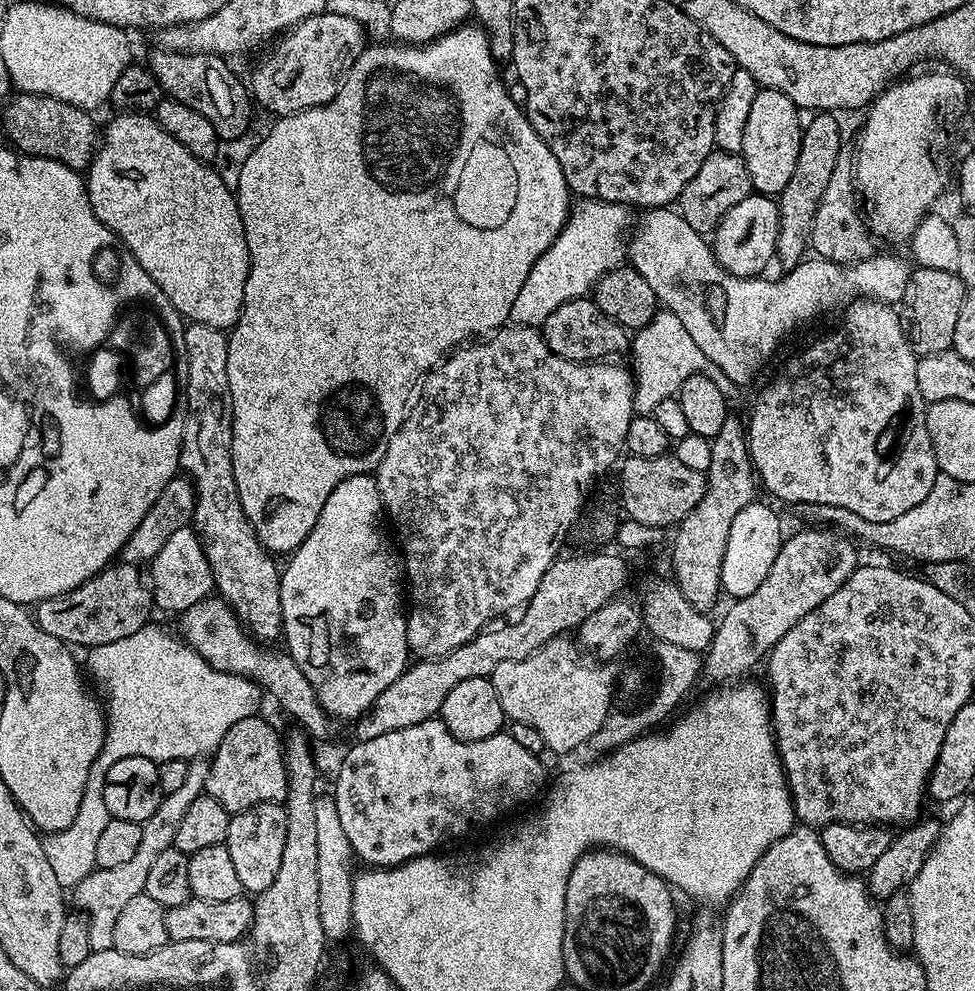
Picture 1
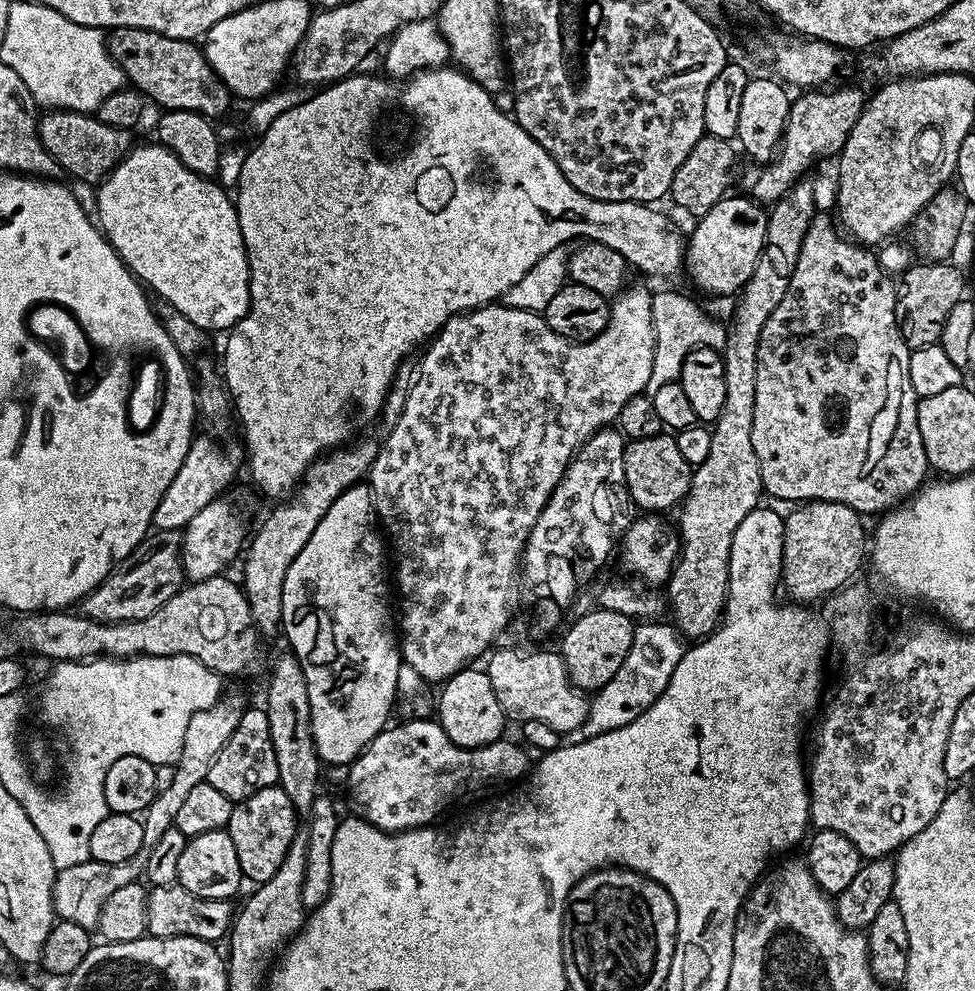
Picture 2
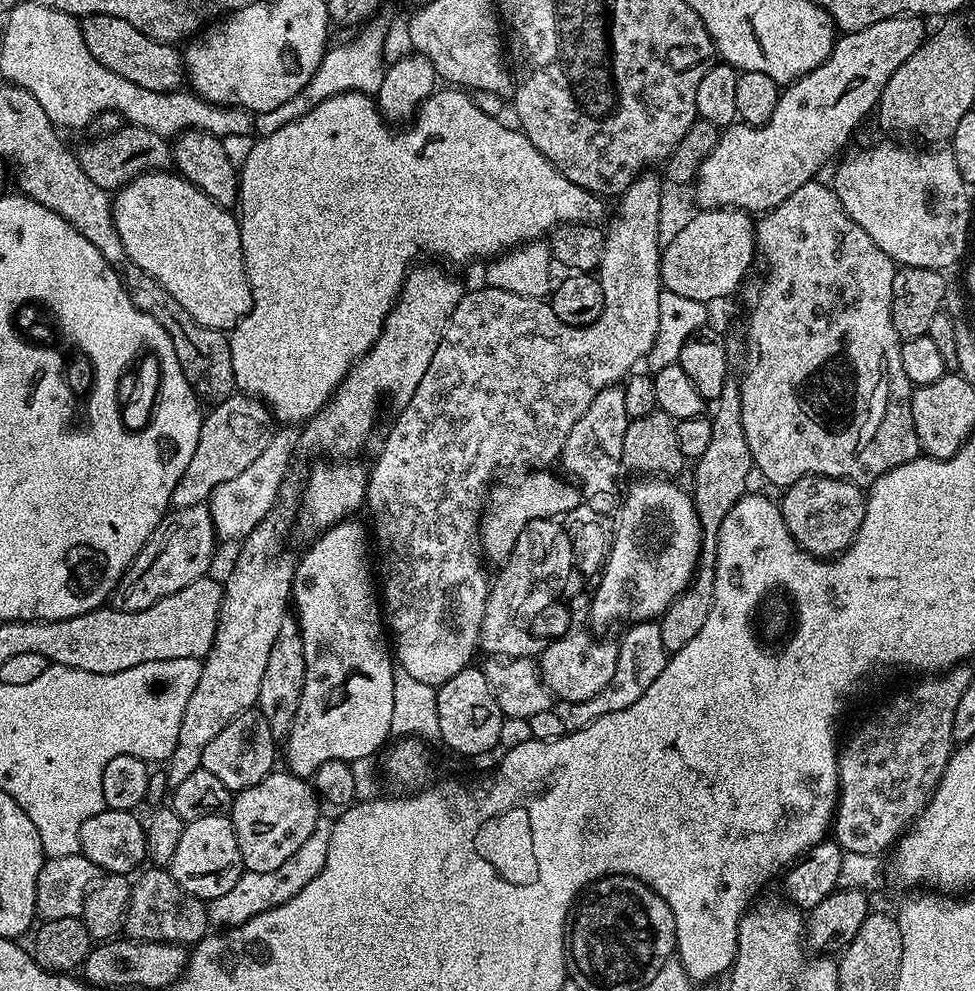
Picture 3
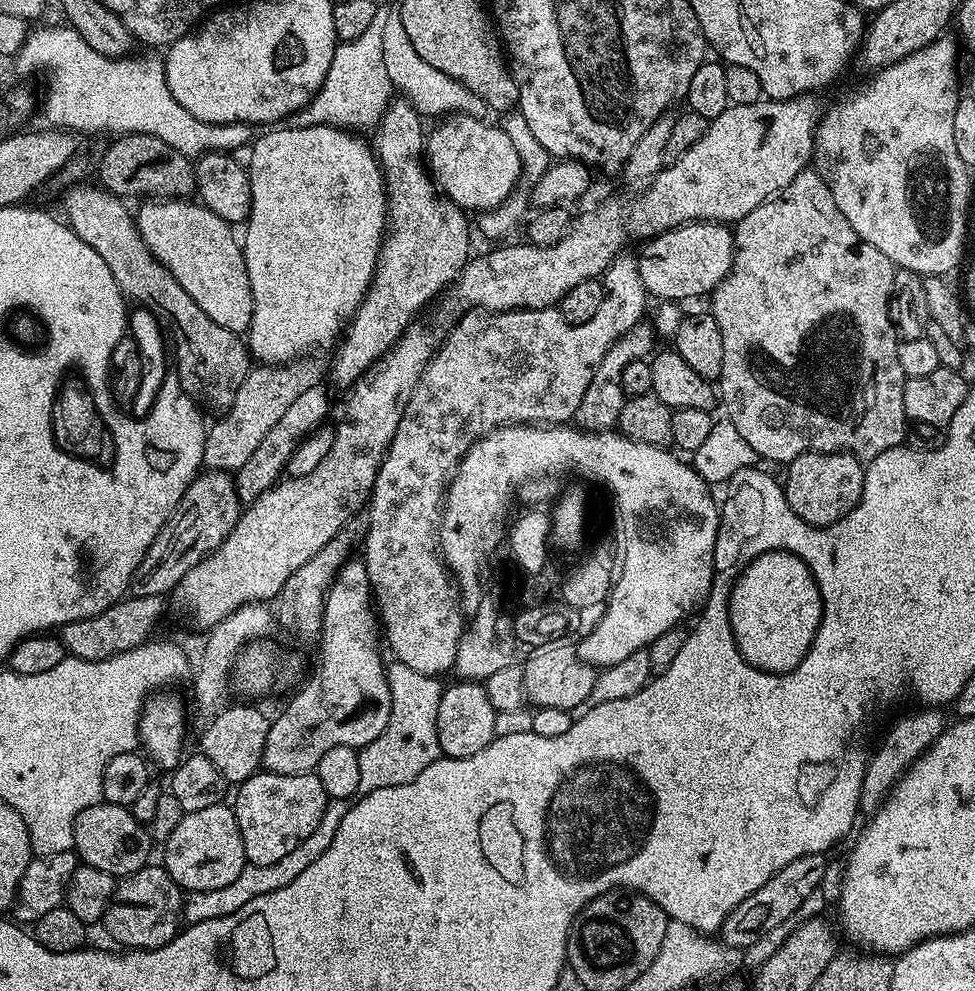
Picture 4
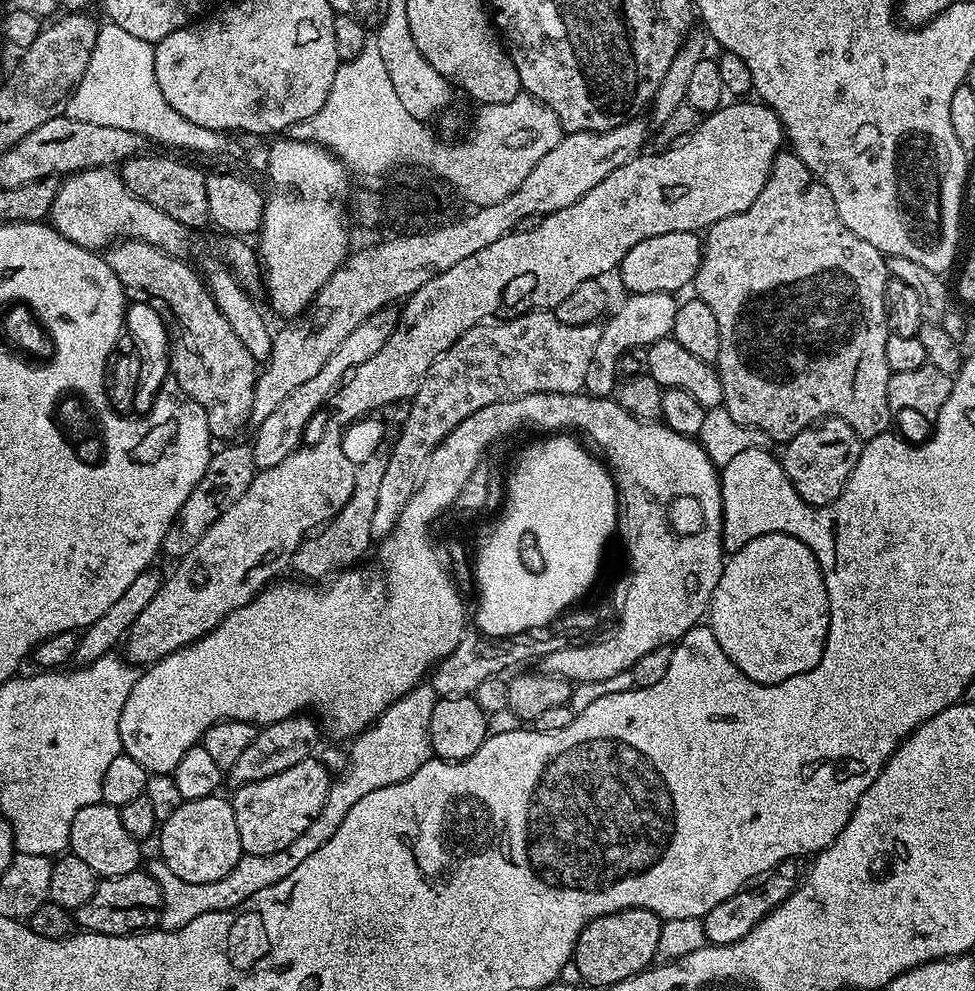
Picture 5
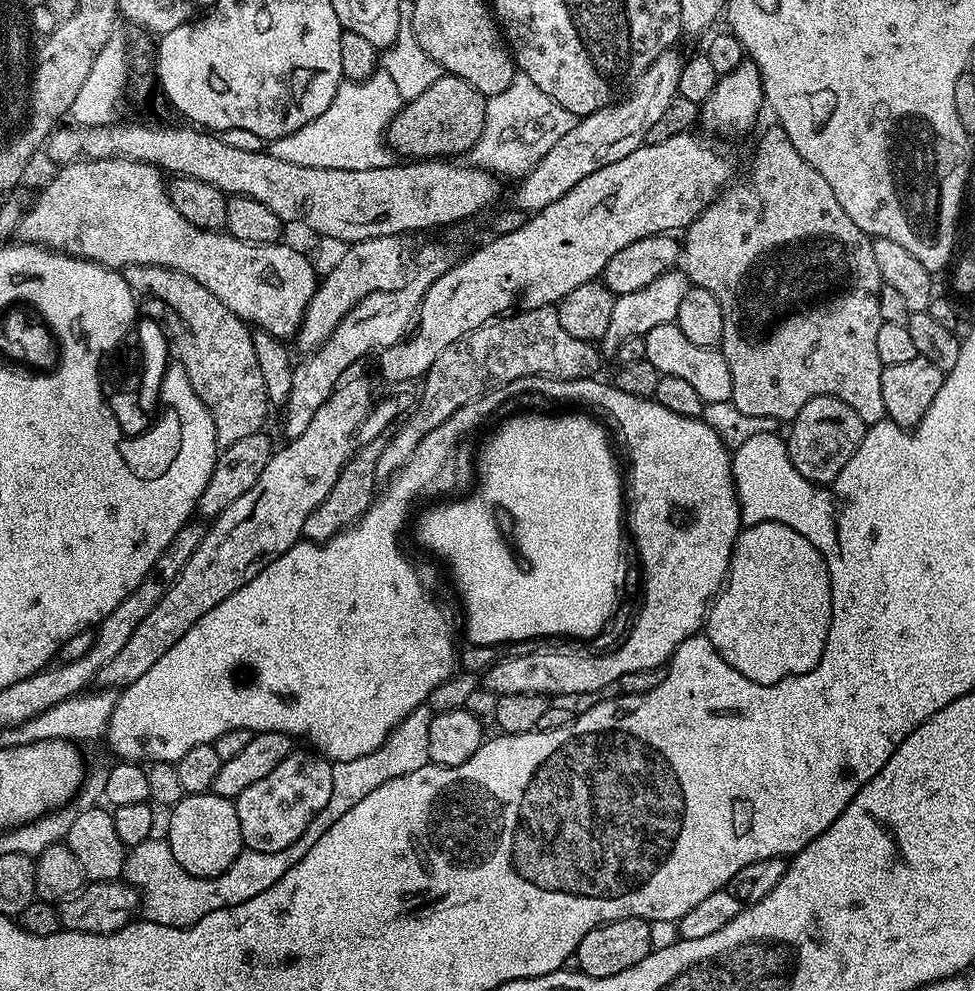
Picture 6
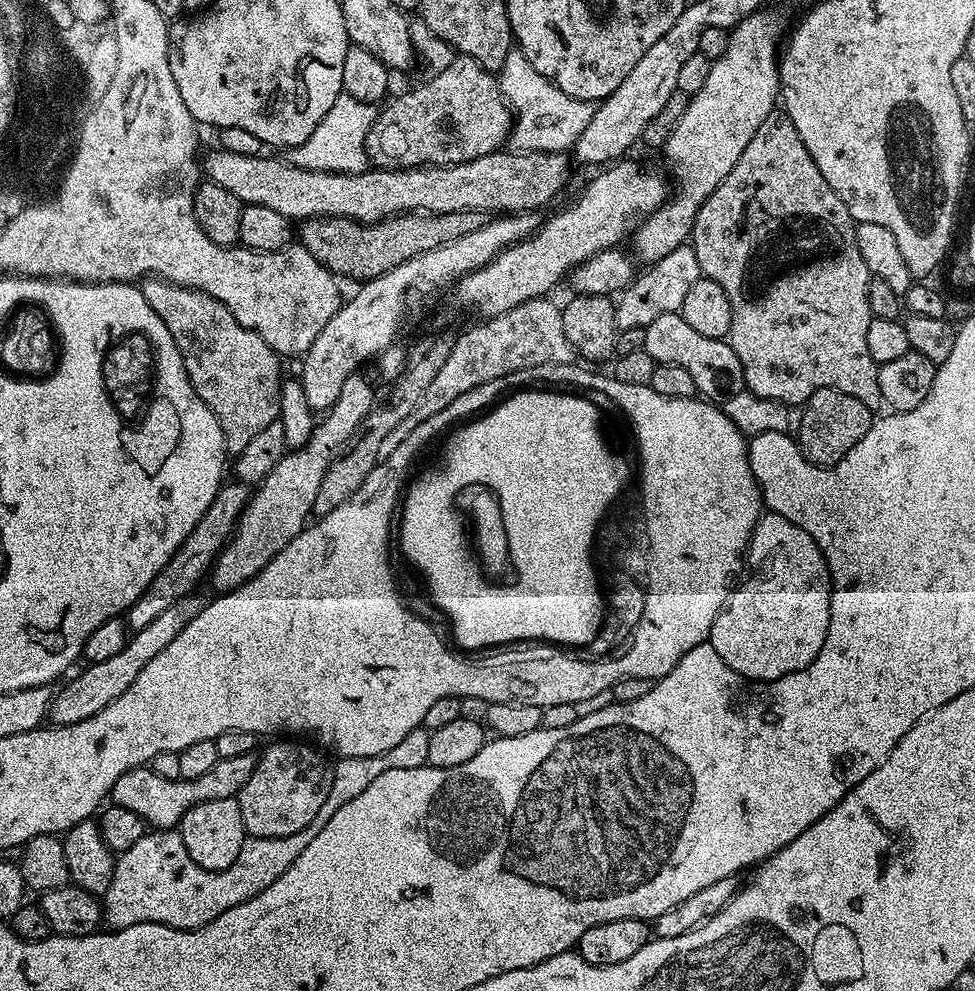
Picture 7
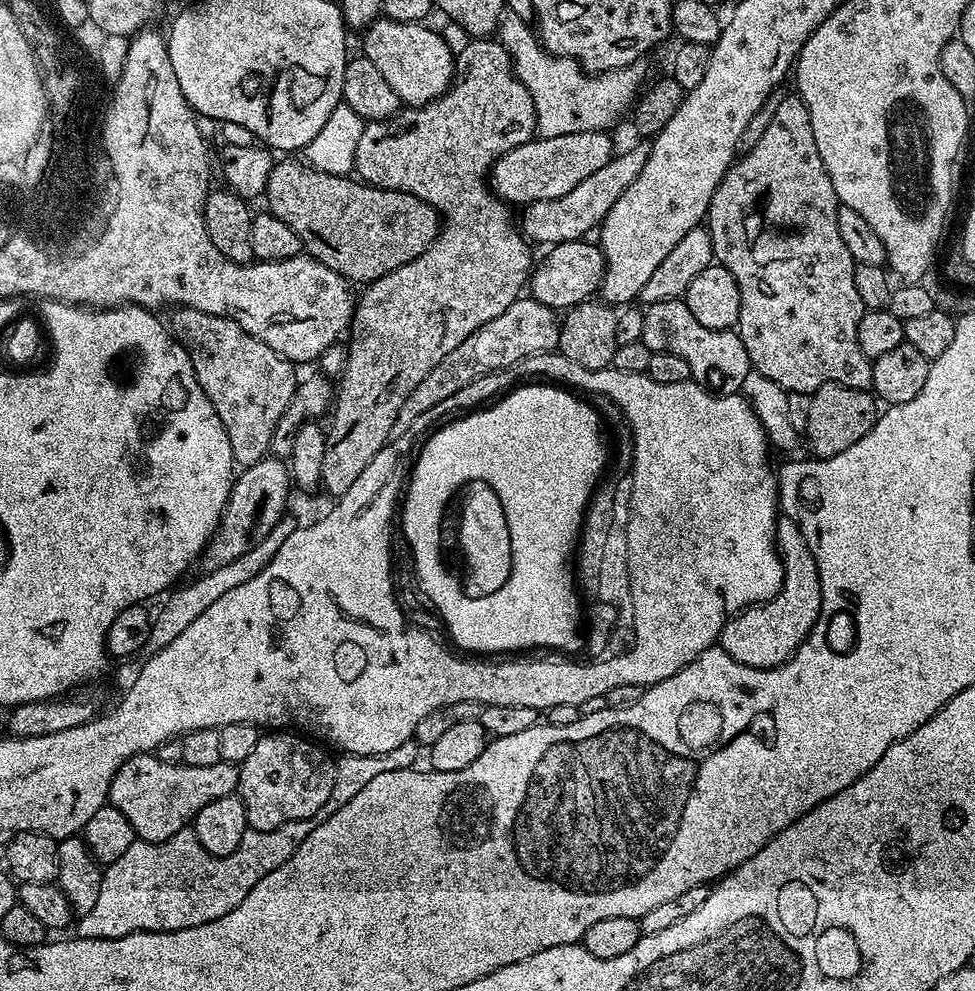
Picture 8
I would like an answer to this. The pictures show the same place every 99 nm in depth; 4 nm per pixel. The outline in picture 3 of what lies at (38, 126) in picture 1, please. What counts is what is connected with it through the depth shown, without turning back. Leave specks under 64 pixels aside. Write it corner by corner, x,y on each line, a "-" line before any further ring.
127,123
116,131
99,135
98,139
77,147
76,153
82,170
90,177
90,182
109,192
120,191
143,172
163,171
171,165
169,141
137,124

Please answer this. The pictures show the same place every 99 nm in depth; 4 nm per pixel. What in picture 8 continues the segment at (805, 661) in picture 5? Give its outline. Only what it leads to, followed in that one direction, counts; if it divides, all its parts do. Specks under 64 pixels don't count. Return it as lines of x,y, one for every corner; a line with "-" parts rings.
784,516
777,521
776,545
784,570
779,594
772,600
741,609
735,616
729,617
718,641
735,661
755,668
775,668
784,664
808,636
821,610
821,580
818,578
817,562
796,520

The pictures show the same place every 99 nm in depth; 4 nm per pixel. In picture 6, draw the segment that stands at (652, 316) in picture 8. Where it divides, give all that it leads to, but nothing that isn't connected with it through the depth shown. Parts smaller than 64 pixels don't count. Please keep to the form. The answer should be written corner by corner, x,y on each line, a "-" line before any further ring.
674,322
654,326
654,330
647,332
643,338
646,342
644,359
662,376
673,376
691,382
695,392
702,394
705,404
731,401
734,378
730,378
730,366
719,348
694,346
694,342
690,342
690,338
686,338
686,334
682,334
682,330

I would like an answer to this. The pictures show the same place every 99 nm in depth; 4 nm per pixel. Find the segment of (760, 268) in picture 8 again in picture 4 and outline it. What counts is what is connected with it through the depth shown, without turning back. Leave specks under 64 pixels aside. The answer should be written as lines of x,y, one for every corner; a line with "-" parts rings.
815,170
800,172
798,178
794,178
794,182
790,182
790,186
782,189
777,196
771,196
765,204
750,210
746,218
735,221
734,239
736,253
732,268
710,294
710,311
718,322
718,330
722,330
722,374
718,381
718,400
728,411
725,412
728,421
734,424
761,461
773,460
780,466
787,466
794,458
807,452
850,452
861,462
867,462
886,450
901,447
905,443
904,435
910,429
910,421
902,402
906,377
902,365
898,363
898,337
892,319
888,317
888,299
896,273
890,258
854,234
854,226
846,222
842,210
838,210
838,202
834,202
834,194
830,194
830,186
826,186

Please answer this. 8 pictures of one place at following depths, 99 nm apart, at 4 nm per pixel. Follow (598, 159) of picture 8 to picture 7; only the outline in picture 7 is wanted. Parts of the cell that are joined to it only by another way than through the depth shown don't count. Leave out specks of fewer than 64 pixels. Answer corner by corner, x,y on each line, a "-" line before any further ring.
501,150
461,164
330,173
296,168
280,158
271,160
266,154
243,156
215,151
202,164
209,181
230,190
243,205
270,206
293,222
340,217
372,224
400,213
535,212
550,203
568,180
569,157
563,152

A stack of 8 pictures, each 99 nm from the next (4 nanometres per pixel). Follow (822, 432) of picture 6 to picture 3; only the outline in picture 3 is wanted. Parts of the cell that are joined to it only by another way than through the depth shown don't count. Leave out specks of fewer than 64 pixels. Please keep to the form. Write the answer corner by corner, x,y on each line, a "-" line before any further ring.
803,476
779,497
780,513
790,534
811,556
836,558
854,542
864,517
866,492
859,484
829,476

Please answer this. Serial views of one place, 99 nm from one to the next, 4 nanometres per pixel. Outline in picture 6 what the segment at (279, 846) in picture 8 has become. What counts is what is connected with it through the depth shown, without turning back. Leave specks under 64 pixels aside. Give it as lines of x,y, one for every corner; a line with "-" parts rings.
420,704
388,735
386,742
382,742
382,746
378,746
378,750
374,750
370,754
362,754
362,758
354,758
350,762
333,763
330,799
327,800
326,806
322,806
322,810
318,810
318,814
312,819
310,826
306,826
306,830
300,835
298,842
286,846
286,850
278,850
277,852
244,850
241,851
239,858
222,874
195,876
182,870
182,866
178,866
178,862
174,862
174,854
170,854
167,839
160,838
160,841
157,839
155,842
139,844
127,849
124,857
123,879
131,884
140,896
143,919
162,926
189,928
202,918
206,918
206,914
210,914
214,910
238,906
238,902
246,902
250,898
254,898
254,894
262,894
262,890
270,890
270,886
274,886
274,882
278,882
278,878
282,878
282,874
286,874
286,870
290,870
290,866
297,864
306,854
306,850
311,850
314,842
318,842
318,838
322,838
322,834
326,834
326,830
330,830
330,826
334,826
334,822
338,822
338,818
342,818
342,814
346,814
346,810
351,810
357,802
362,802
362,798
366,798
366,794
378,790
378,786
382,786
382,782
390,782
390,778
402,778
402,774
414,774
414,770
422,770
422,766
426,766
430,762
428,758
430,754
430,722
433,715
432,709
427,704

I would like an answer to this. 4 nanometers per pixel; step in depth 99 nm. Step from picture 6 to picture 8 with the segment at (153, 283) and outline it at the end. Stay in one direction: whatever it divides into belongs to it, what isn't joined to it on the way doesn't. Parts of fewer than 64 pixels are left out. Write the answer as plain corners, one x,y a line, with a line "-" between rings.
173,307
172,324
170,320
170,331
176,341
188,352
190,362
194,366
194,374
198,378
198,386
210,398
218,418
222,418
222,426
226,430
226,438
230,438
230,450
232,459
241,469
249,468
265,459
269,455
272,439
274,438
274,426
278,426
278,418
290,406
290,398
294,394
298,383
297,369
293,361
285,360
266,342
254,338
238,322
234,322
229,316
215,316
206,314
202,310
193,308

